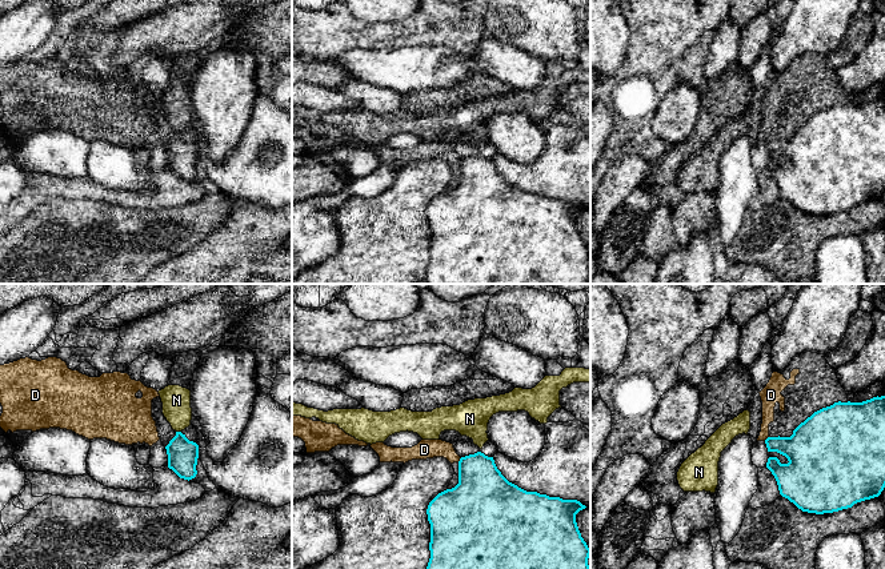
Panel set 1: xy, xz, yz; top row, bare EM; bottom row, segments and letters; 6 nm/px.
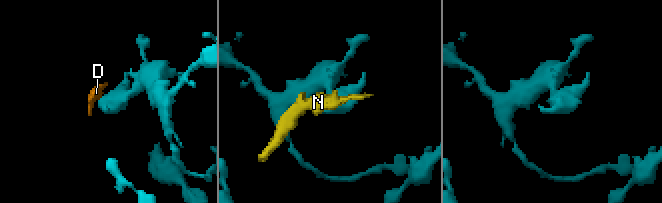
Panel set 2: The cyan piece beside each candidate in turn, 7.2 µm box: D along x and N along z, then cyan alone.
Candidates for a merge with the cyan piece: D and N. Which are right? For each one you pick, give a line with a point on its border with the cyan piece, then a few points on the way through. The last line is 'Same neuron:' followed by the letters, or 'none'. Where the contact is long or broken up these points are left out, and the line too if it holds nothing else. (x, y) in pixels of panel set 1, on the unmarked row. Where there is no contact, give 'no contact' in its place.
Same neuron: none

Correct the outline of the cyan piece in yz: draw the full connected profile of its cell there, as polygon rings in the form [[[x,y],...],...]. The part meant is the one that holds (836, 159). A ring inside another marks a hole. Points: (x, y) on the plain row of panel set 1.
[[[885,97],[862,104],[834,104],[814,113],[790,139],[768,139],[768,153],[788,160],[781,165],[769,159],[766,169],[774,177],[780,196],[808,215],[824,216],[852,209],[878,199],[885,189]]]

